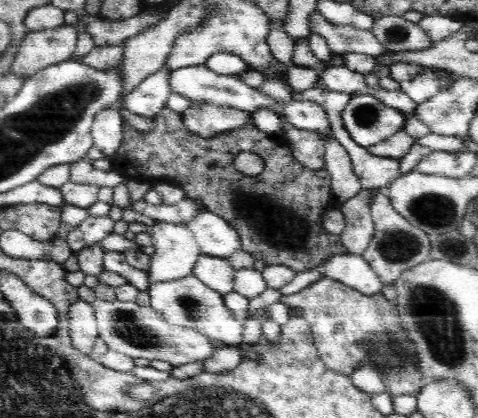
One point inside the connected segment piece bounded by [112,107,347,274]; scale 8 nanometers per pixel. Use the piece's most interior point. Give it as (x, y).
(290, 232)

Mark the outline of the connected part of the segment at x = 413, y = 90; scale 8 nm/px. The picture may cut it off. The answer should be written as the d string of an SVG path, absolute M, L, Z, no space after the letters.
M418 65L418 74L412 80L401 83L401 91L408 95L414 102L421 103L446 88L451 88L454 76L441 68Z

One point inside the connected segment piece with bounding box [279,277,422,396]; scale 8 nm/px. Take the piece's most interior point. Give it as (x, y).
(349, 329)

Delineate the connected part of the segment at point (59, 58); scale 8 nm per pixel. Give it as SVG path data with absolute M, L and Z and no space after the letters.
M66 24L60 28L29 32L22 38L9 70L22 77L31 77L51 64L68 60L77 40L77 30Z

